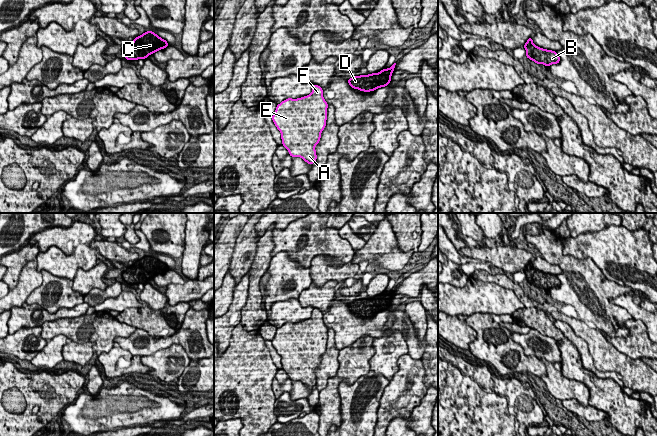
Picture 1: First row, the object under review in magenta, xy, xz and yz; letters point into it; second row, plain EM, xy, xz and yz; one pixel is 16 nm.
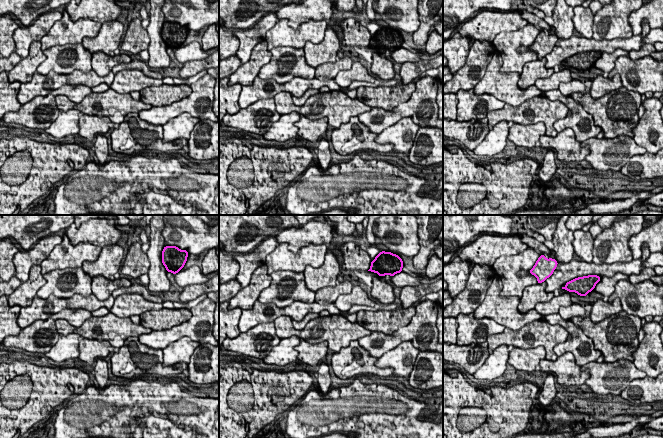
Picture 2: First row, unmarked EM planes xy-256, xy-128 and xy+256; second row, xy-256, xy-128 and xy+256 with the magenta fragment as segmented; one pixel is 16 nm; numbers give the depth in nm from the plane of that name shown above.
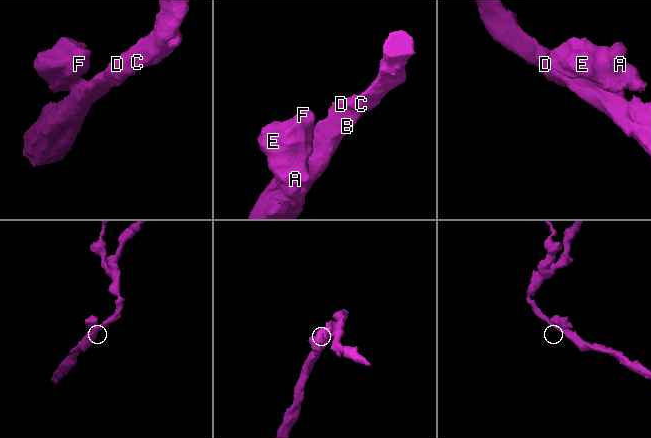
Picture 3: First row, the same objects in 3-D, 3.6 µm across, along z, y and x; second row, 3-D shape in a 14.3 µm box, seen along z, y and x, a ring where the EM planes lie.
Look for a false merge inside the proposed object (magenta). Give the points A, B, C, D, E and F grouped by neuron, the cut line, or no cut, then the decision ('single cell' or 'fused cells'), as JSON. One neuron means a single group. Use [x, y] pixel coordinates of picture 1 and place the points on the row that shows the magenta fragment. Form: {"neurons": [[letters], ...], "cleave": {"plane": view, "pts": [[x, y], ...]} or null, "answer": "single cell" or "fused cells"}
{"neurons": [["A", "B", "C", "D", "E", "F"]], "cleave": null, "answer": "single cell"}

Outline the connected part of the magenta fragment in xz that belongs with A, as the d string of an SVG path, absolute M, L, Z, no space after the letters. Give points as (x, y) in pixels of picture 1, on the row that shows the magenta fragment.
M313 85L310 95L297 99L288 98L277 104L272 120L281 132L282 145L291 157L300 157L309 165L316 161L315 146L319 143L321 133L326 127L327 108L328 104L319 85Z

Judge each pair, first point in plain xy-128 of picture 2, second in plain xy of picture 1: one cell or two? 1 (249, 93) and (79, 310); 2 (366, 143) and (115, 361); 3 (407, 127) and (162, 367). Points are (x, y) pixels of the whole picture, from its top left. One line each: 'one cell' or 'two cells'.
1: one cell
2: one cell
3: one cell

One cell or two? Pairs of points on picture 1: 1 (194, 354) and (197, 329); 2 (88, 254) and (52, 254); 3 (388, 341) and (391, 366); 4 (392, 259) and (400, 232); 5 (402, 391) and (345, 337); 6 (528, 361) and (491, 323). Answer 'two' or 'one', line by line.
1: one
2: one
3: one
4: two
5: two
6: one

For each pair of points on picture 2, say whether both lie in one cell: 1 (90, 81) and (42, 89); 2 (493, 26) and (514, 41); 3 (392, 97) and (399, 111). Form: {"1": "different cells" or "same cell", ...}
{"1": "same cell", "2": "different cells", "3": "different cells"}

